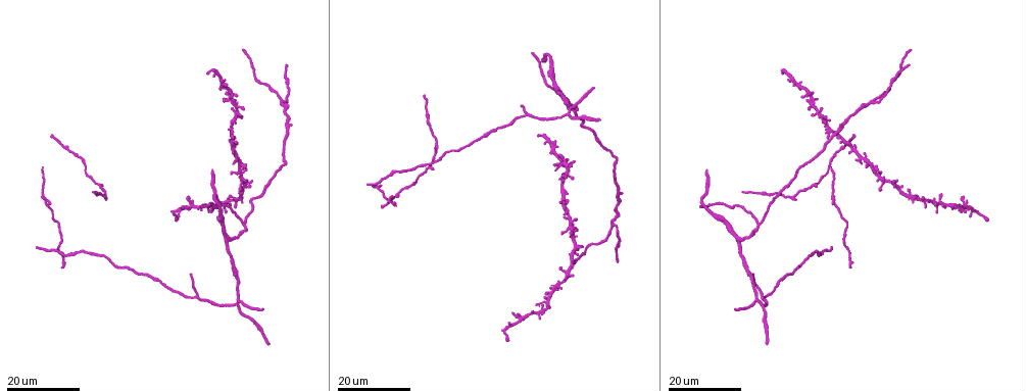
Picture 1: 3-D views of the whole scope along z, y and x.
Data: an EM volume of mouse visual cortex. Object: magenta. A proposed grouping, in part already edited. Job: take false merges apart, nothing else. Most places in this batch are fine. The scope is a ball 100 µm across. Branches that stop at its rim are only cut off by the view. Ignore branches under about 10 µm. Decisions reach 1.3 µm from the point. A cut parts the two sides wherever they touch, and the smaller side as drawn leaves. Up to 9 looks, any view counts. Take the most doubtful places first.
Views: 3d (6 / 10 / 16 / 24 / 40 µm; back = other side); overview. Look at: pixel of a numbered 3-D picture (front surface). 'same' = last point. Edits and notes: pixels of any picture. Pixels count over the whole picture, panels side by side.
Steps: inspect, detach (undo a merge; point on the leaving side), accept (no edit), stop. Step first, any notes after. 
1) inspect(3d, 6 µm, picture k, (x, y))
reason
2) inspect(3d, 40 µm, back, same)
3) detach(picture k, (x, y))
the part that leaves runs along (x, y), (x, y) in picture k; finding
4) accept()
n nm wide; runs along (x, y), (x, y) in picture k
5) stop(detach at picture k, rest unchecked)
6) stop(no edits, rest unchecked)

inspect(3d, 24 µm, picture 1, (615, 223))
a fork

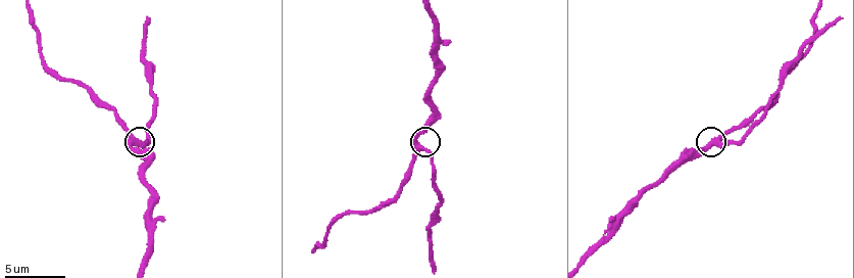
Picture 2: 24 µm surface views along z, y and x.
inspect(3d, 10 µm, picture 2, (135, 140))

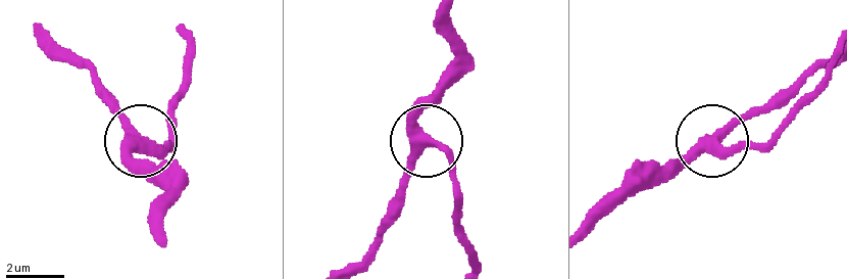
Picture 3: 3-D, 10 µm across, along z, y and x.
accept()
3 arms; runs along (591, 223), (694, 152), (717, 142), (771, 142) in picture 3; continuous, no second cell

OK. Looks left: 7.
inspect(3d, 16 µm, picture 1, (227, 241))

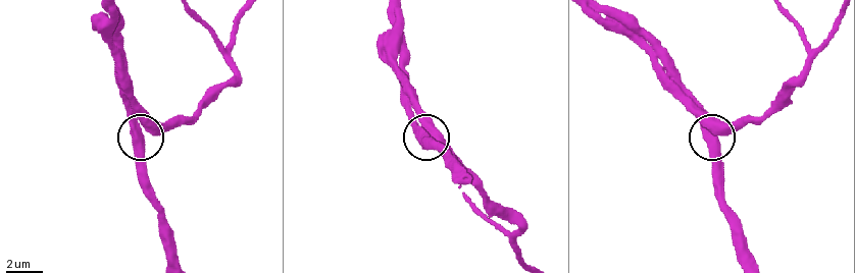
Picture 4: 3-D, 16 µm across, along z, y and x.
inspect(3d, 10 µm, picture 4, (706, 131))

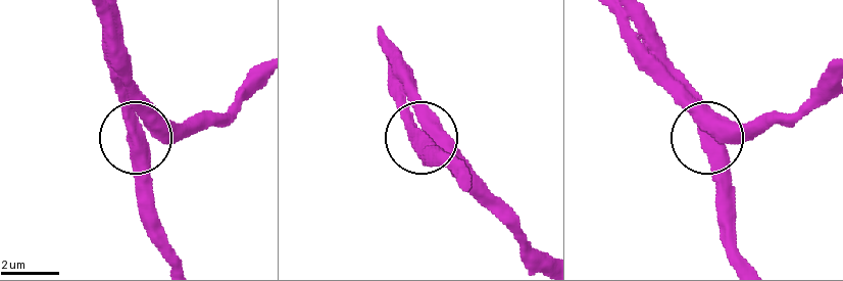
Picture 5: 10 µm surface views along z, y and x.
accept()
490 nm wide; runs along (461, 186), (417, 137), (417, 89) in picture 5; one cell here

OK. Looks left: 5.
inspect(3d, 16 µm, picture 1, (245, 223))
small branch off a trunk

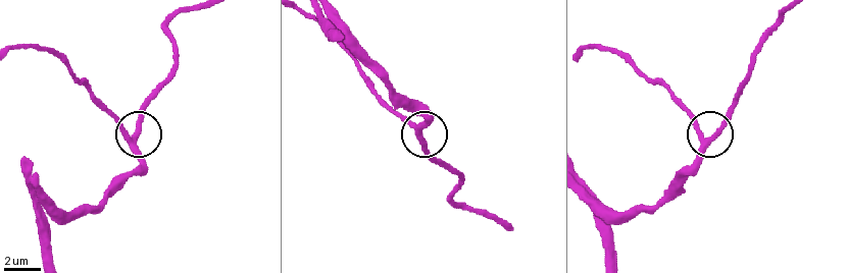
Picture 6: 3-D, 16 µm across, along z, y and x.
inspect(3d, 6 µm, picture 6, (131, 141))

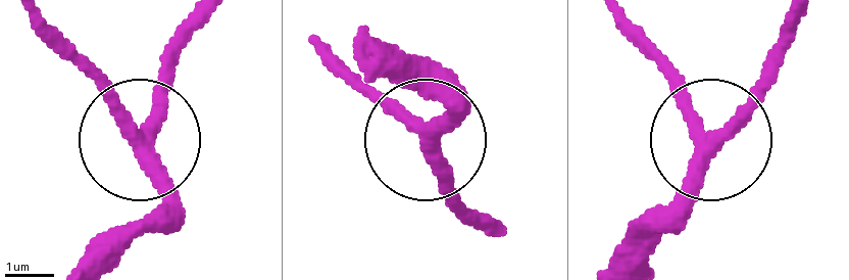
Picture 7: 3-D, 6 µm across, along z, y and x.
accept()
side arm 24 µm; runs along (113, 255), (158, 207), (162, 171), (44, 28) in picture 7; one cell here

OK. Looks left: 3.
inspect(3d, 16 µm, picture 1, (239, 304))
branch point

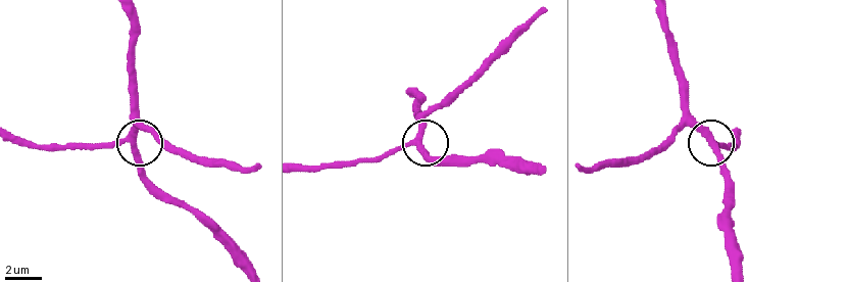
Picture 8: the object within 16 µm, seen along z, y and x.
inspect(3d, 10 µm, picture 8, (713, 140))

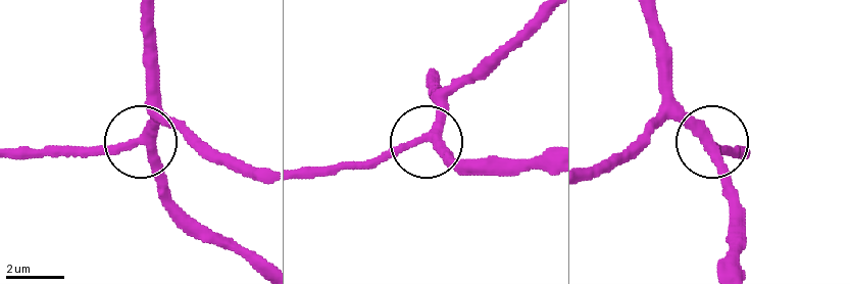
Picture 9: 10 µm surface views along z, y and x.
inspect(3d, 6 µm, picture 9, (426, 141))

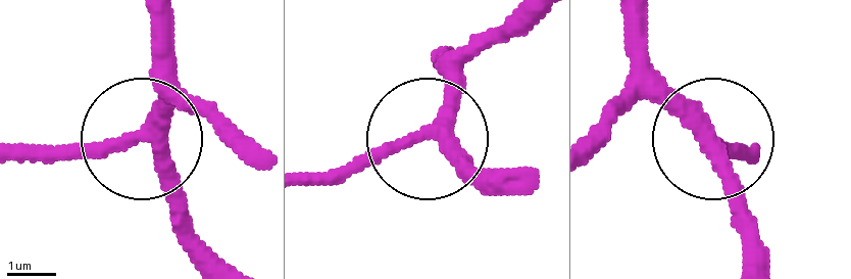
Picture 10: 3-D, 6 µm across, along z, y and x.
accept()
3 arms; runs along (631, 13), (635, 50), (720, 147), (733, 208), (760, 241) in picture 10; continuous, no second cell

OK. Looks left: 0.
stop(no edits, rest unchecked)

